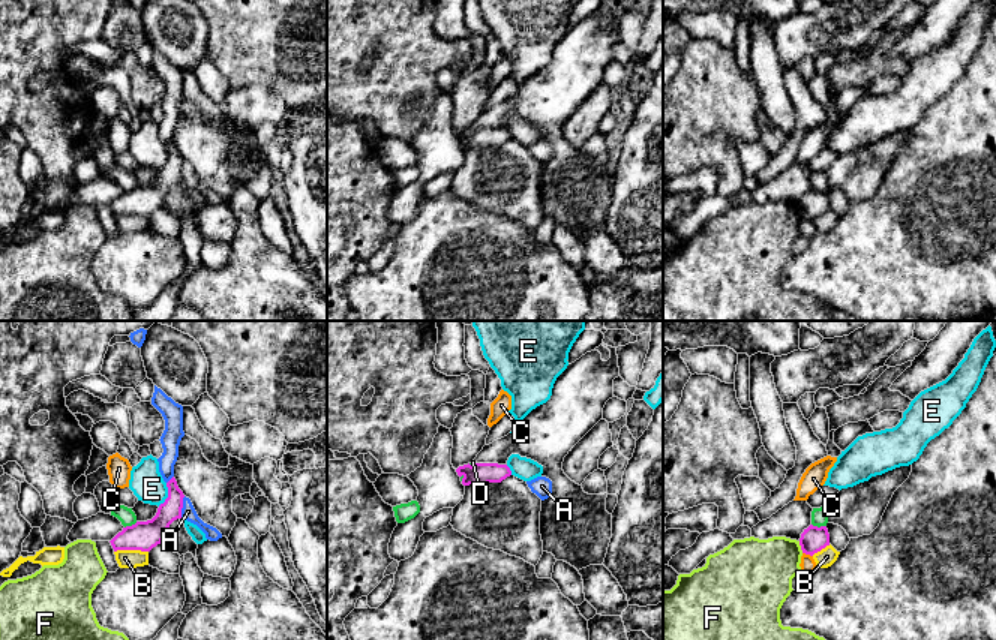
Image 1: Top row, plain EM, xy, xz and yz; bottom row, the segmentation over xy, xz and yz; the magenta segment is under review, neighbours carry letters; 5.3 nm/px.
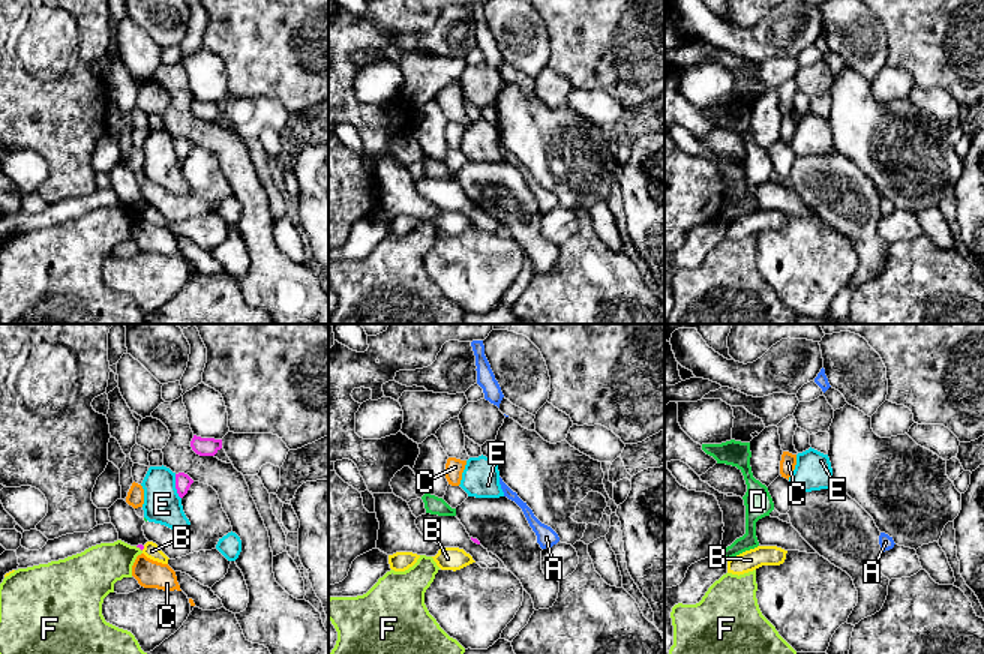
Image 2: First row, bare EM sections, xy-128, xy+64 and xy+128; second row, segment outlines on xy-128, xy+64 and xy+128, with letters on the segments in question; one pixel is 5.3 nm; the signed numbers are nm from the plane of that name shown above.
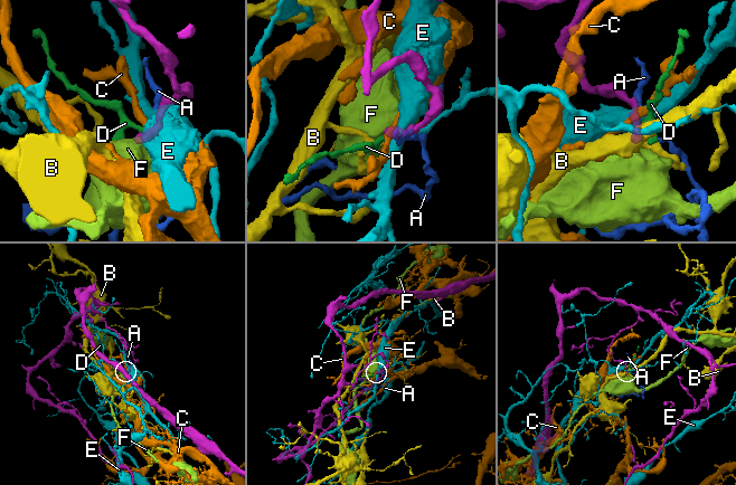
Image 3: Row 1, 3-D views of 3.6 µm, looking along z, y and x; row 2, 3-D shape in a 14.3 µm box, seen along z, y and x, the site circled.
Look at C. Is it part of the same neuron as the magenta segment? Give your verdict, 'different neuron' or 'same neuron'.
different neuron

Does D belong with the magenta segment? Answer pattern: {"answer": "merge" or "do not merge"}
{"answer": "do not merge"}

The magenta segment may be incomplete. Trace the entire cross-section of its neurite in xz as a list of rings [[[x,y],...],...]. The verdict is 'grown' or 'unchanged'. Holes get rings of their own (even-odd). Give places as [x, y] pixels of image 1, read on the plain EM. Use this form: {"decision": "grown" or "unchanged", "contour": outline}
{"decision": "unchanged", "contour": [[[476,126],[472,130],[470,127],[459,130],[456,136],[462,142],[464,150],[501,147],[512,139],[512,135],[507,129]]]}

